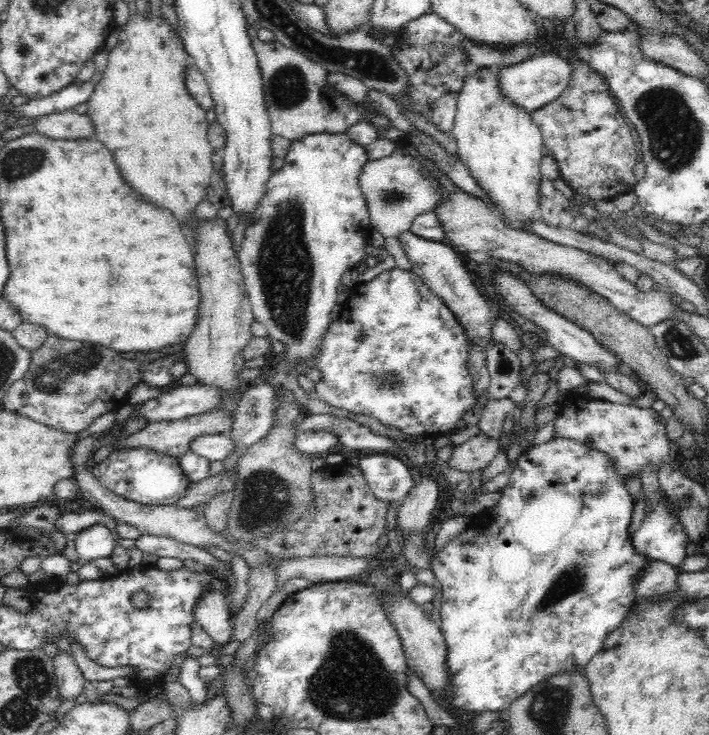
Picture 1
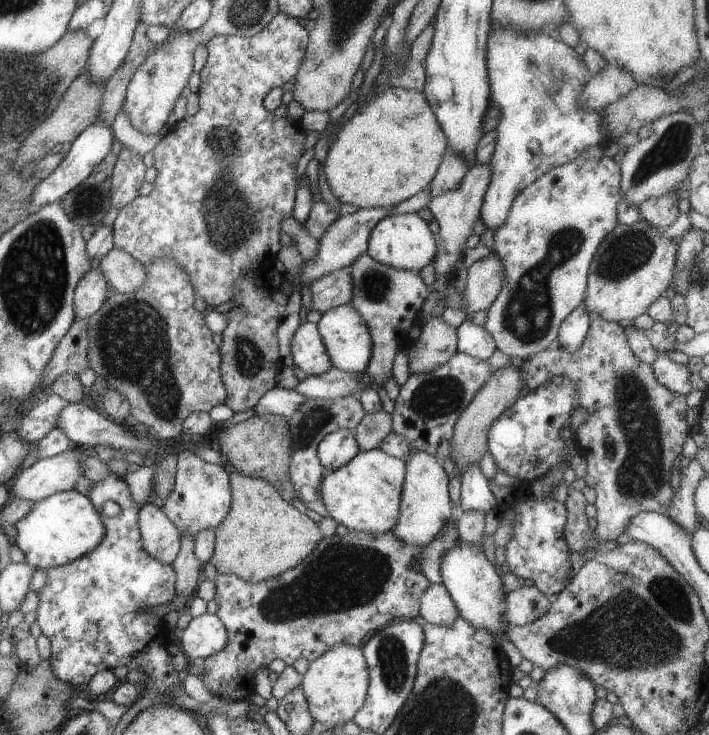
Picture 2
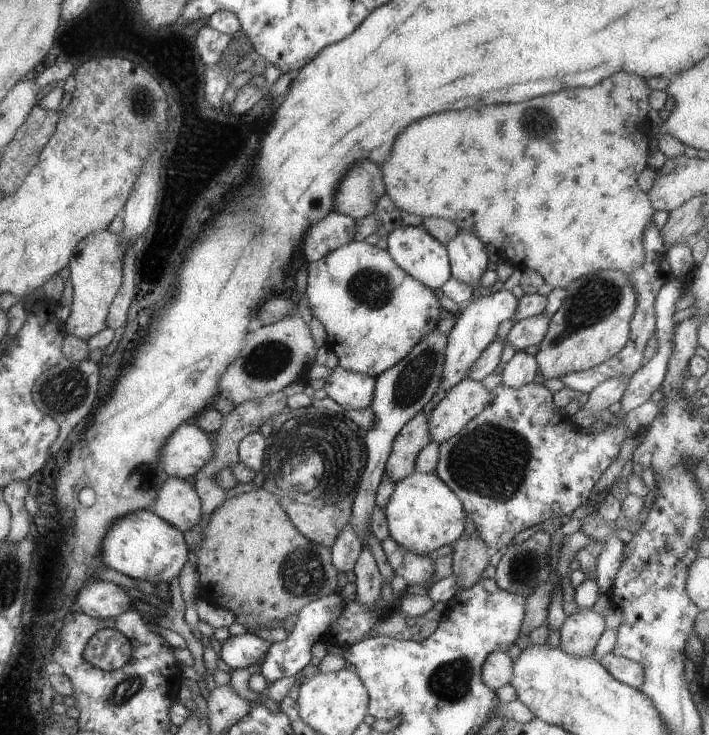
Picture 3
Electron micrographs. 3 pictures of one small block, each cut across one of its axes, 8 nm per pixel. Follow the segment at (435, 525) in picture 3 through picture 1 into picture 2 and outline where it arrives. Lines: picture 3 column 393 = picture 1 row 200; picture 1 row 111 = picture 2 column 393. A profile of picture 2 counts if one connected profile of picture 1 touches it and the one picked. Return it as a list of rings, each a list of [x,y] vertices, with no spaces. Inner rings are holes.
[[[379,449],[359,451],[347,464],[324,474],[318,494],[325,512],[336,524],[371,534],[387,532],[397,522],[405,473],[404,459],[389,456]]]

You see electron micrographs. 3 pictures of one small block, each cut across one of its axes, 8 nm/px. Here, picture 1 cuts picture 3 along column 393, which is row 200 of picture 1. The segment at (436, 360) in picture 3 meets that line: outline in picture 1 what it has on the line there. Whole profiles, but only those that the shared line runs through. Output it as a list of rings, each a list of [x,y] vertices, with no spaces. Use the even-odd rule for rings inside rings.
[[[394,150],[384,158],[366,161],[359,170],[357,183],[368,207],[371,230],[386,238],[400,238],[412,228],[416,216],[431,212],[441,197],[439,184],[429,172],[405,152]]]

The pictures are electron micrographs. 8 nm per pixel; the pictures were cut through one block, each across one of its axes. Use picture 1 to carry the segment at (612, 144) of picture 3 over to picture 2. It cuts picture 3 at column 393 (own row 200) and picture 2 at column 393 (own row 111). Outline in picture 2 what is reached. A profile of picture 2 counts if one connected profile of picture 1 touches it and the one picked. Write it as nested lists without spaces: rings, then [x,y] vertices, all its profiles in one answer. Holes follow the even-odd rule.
[[[387,87],[363,106],[358,106],[351,118],[335,132],[335,140],[328,145],[319,159],[333,198],[337,198],[340,204],[368,209],[392,207],[430,184],[441,156],[445,154],[447,141],[422,92]]]

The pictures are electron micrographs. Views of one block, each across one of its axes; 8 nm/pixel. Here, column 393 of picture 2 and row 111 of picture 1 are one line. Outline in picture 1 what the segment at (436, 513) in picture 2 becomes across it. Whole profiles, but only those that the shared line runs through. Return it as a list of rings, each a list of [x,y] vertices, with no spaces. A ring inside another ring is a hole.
[[[545,54],[518,64],[500,65],[494,73],[499,94],[516,108],[531,115],[534,110],[540,110],[562,94],[570,80],[571,68],[562,55]]]

